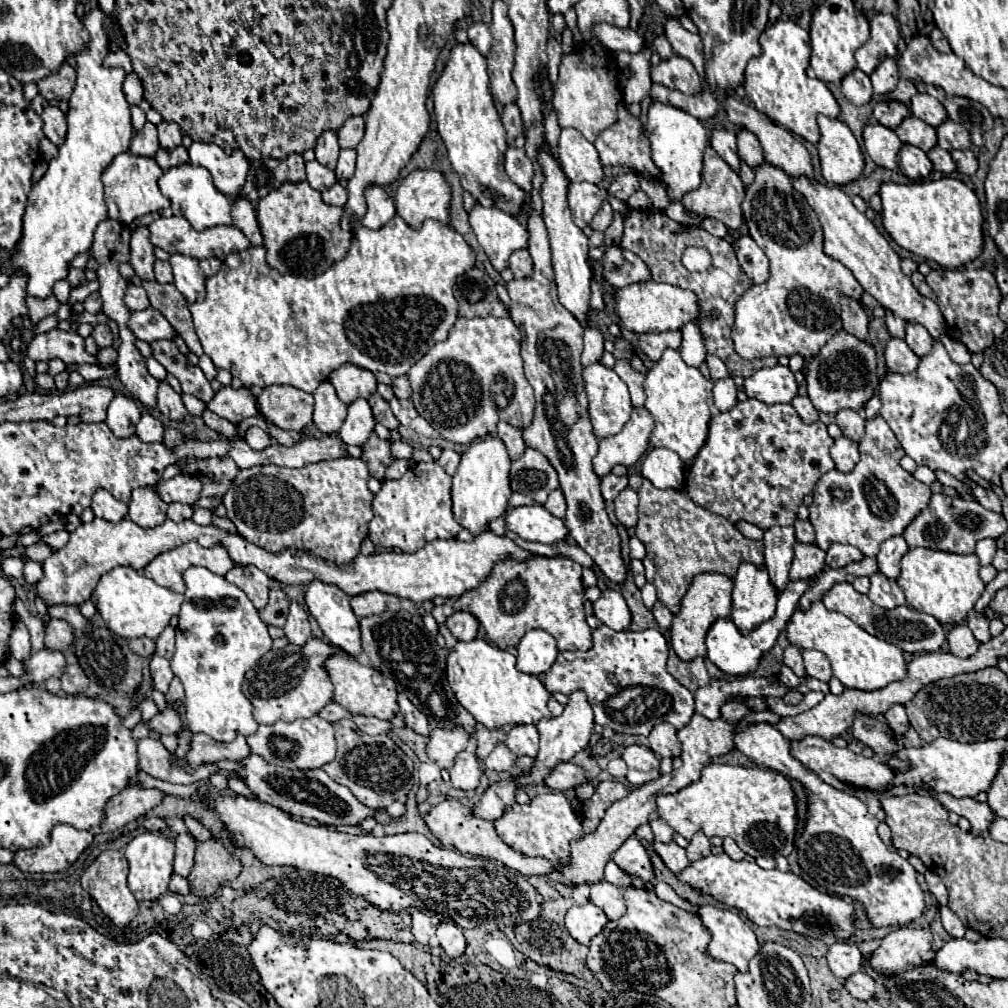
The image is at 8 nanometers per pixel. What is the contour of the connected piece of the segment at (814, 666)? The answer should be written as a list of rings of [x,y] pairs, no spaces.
[[[806,649],[802,651],[802,657],[804,657],[804,665],[806,665],[806,673],[810,677],[816,677],[824,683],[830,681],[832,677],[832,669],[830,669],[830,661],[824,653],[820,651],[814,651],[814,649]]]

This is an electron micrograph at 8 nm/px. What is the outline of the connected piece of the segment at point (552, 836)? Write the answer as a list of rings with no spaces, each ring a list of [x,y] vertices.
[[[544,793],[536,795],[530,805],[514,805],[496,823],[494,829],[498,837],[510,845],[514,851],[526,857],[546,857],[548,861],[564,861],[570,855],[570,841],[584,835],[582,819],[572,809],[564,793]]]

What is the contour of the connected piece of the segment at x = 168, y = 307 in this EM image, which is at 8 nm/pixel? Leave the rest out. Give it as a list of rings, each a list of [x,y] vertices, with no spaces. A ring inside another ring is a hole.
[[[138,276],[132,277],[127,282],[142,285],[146,289],[150,305],[154,309],[158,309],[162,315],[166,315],[166,319],[174,325],[178,335],[186,341],[188,349],[200,357],[202,355],[202,345],[200,345],[198,335],[194,331],[194,323],[192,323],[192,315],[190,315],[186,297],[174,285],[142,281],[142,279],[138,279]]]

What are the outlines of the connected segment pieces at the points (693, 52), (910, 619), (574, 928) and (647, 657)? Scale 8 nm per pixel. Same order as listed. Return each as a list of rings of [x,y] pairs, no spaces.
[[[666,19],[666,37],[674,49],[676,55],[686,57],[694,69],[700,73],[702,83],[706,85],[706,73],[704,73],[704,57],[702,57],[702,39],[698,35],[692,35],[686,31],[678,19]]]
[[[838,583],[834,585],[822,599],[822,603],[826,605],[826,609],[830,611],[838,611],[844,613],[846,617],[850,617],[854,623],[858,623],[864,631],[868,631],[870,635],[882,637],[884,641],[890,641],[894,645],[900,645],[904,651],[908,653],[930,653],[930,651],[940,651],[946,633],[942,629],[942,625],[928,613],[920,613],[912,607],[896,607],[892,611],[880,609],[876,607],[866,595],[858,593],[850,583]]]
[[[592,903],[570,907],[566,913],[566,929],[582,945],[588,945],[590,939],[598,935],[606,923],[606,913],[602,913],[602,909]]]
[[[602,625],[602,627],[594,629],[594,647],[592,649],[558,653],[554,665],[546,671],[544,685],[550,693],[570,695],[574,691],[584,691],[592,705],[592,711],[594,711],[594,723],[598,723],[602,727],[610,727],[616,733],[648,735],[650,729],[662,721],[668,721],[676,729],[682,729],[694,715],[694,695],[666,671],[666,659],[668,659],[666,639],[658,629],[614,631],[606,625]]]

